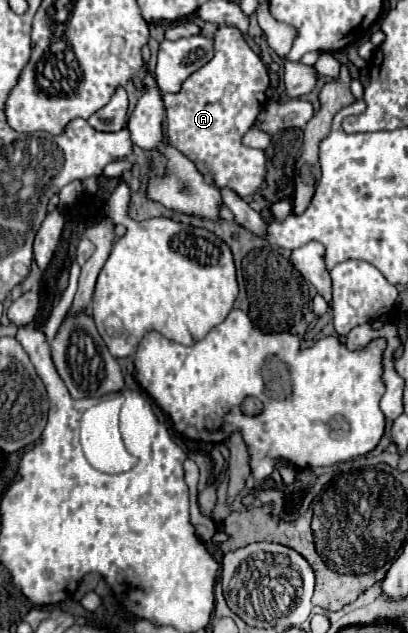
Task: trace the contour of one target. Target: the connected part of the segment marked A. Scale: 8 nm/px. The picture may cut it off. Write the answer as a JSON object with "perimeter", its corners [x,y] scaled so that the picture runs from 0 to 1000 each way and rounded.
{"perimeter":[[[542,41],[527,54],[527,88],[512,101],[473,114],[429,148],[400,148],[409,196],[414,196],[414,221],[419,227],[449,240],[478,262],[527,288],[527,294],[561,294],[591,313],[625,306],[650,278],[650,240],[620,237],[591,227],[596,212],[620,199],[635,174],[650,164],[650,139],[659,136],[654,107],[640,92],[610,76],[596,54],[576,41]]]}

